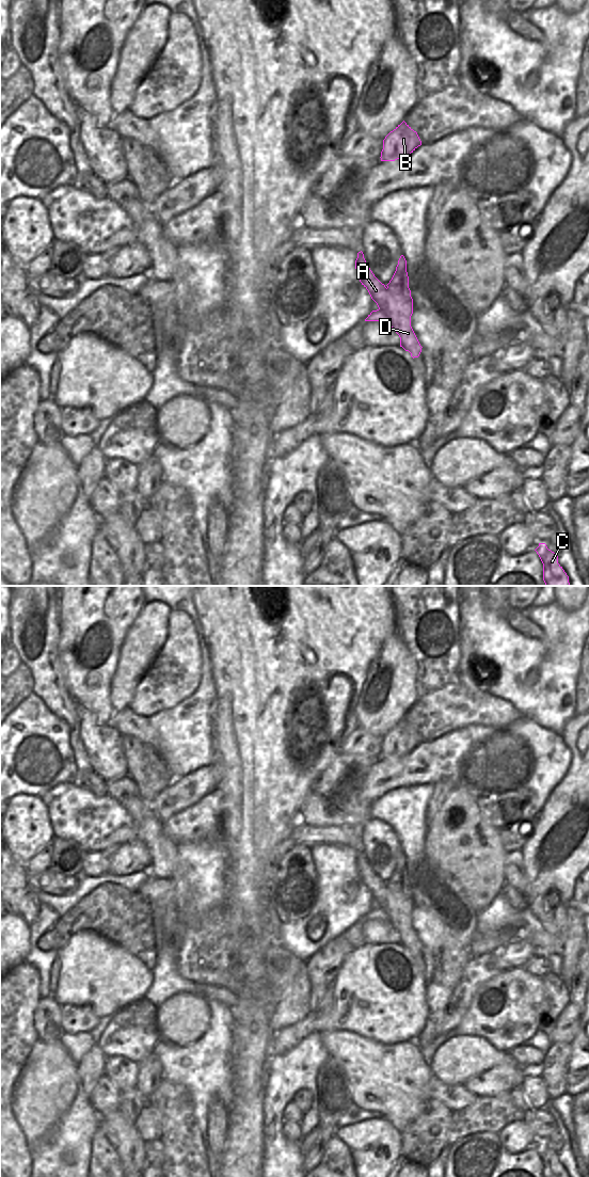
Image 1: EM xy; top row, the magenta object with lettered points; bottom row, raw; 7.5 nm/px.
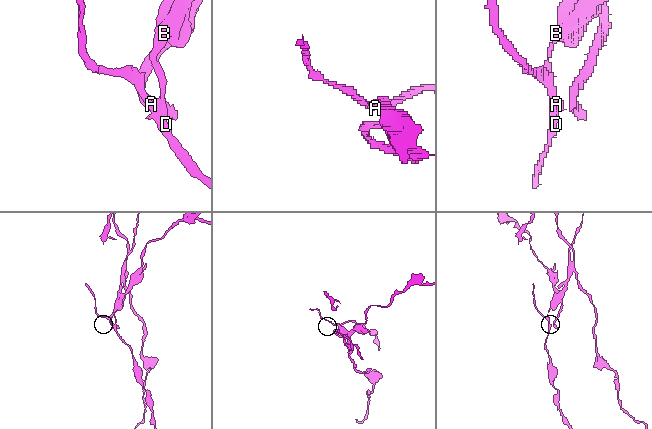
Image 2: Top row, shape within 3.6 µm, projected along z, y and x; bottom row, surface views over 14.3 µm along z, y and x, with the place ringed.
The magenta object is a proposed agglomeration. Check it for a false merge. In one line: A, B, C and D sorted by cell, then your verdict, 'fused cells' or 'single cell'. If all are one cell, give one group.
A C / B D | fused cells

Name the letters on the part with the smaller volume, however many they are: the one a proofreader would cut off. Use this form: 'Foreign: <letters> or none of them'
Foreign: A, C.

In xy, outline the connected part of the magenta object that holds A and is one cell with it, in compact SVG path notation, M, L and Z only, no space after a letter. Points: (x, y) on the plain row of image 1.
M362 848L357 850L357 856L355 858L355 866L357 869L360 879L368 888L371 896L377 901L379 905L377 908L372 908L365 917L365 919L380 919L382 921L388 921L392 926L397 932L399 932L387 909L387 903L389 901L389 890L386 887L385 882L382 881L375 874L375 872L368 864Z

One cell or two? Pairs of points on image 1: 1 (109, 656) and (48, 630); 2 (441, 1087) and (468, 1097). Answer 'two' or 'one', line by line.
1: two
2: one

